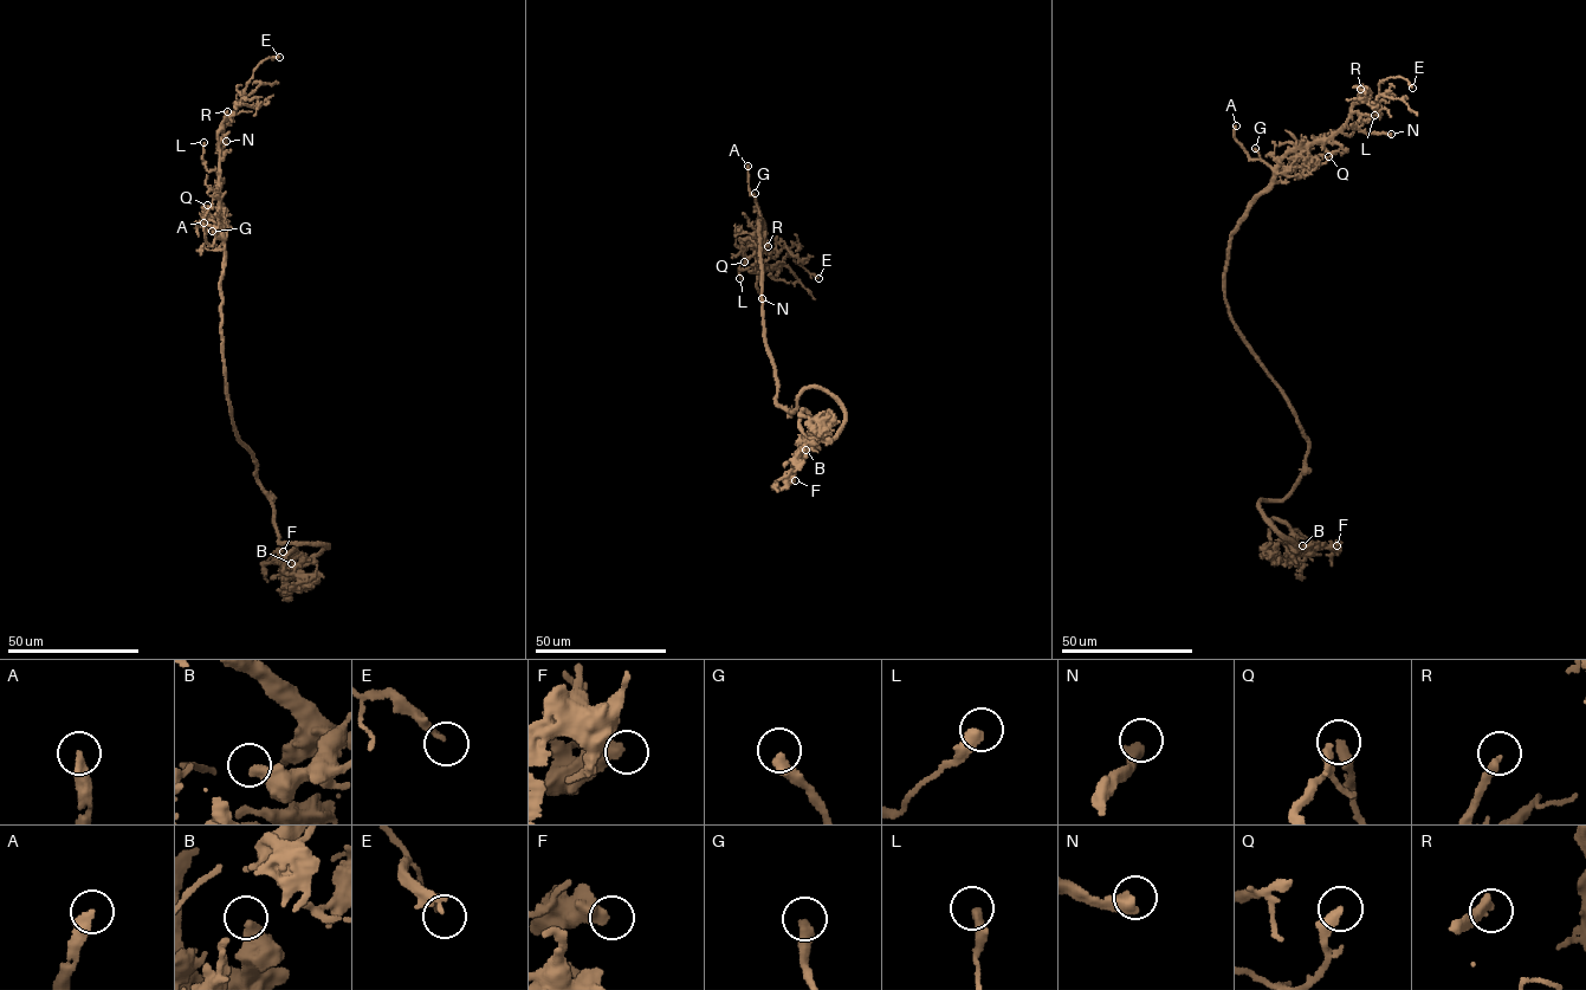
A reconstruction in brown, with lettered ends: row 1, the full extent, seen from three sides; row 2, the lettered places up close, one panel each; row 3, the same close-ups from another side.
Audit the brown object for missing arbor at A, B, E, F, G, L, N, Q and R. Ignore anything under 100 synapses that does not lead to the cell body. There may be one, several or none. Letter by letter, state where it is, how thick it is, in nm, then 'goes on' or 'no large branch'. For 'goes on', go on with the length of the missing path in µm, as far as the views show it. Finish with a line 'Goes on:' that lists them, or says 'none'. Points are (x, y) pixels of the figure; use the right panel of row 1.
A: place (1236, 125); calibre 300 nm; no large branch
B: place (1302, 545); calibre 480 nm; no large branch
E: place (1412, 88); calibre 240 nm; no large branch
F: place (1337, 545); calibre 360 nm; no large branch
G: place (1255, 148); calibre 360 nm; no large branch
L: place (1374, 115); calibre 380 nm; no large branch
N: place (1391, 134); calibre 480 nm; goes on; missing 60 µm
Q: place (1328, 156); calibre 360 nm; no large branch
R: place (1360, 89); calibre 360 nm; goes on; missing 40 µm
Goes on: N, R

